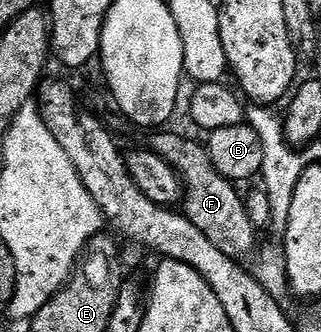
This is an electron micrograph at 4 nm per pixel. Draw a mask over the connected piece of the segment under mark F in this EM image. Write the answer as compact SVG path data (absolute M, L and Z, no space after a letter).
M155 131L150 134L151 141L149 147L169 167L173 167L183 178L183 188L185 196L181 202L182 212L193 223L193 227L199 228L213 243L213 247L218 247L220 251L225 251L225 255L236 259L250 258L256 252L255 236L257 230L253 223L249 221L249 212L246 210L244 194L239 194L236 182L225 179L213 167L213 159L209 159L206 144L190 141L187 137L182 137L179 133L163 133L167 131Z

